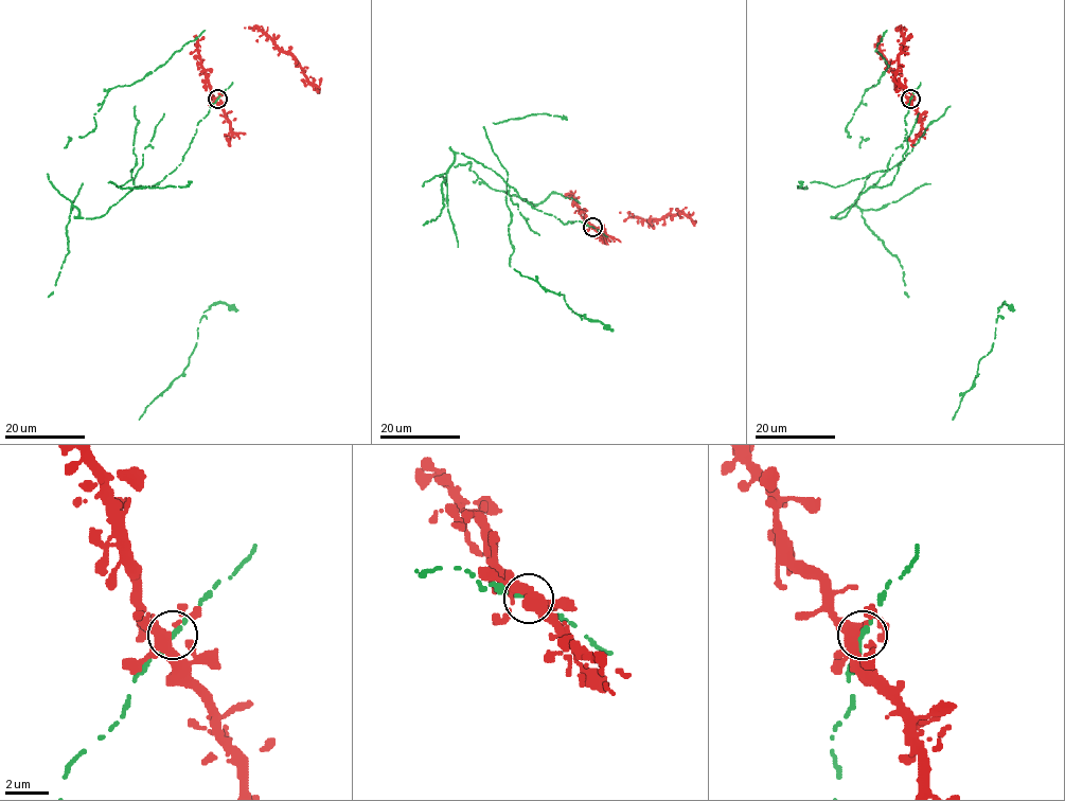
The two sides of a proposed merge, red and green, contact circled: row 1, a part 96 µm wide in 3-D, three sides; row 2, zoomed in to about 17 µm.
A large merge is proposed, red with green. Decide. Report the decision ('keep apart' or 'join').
join

